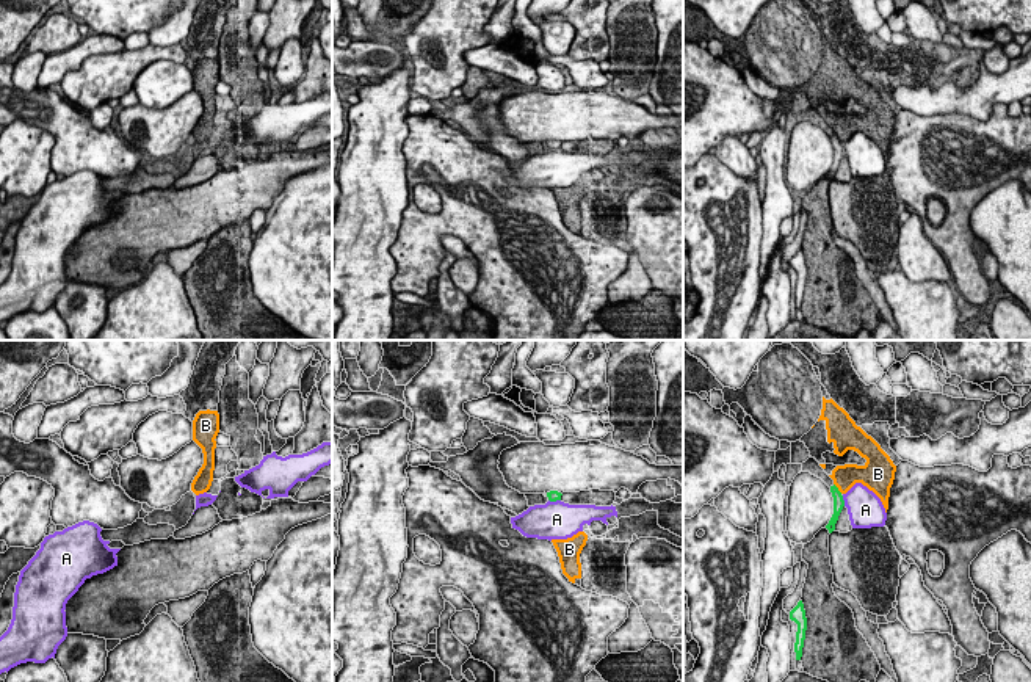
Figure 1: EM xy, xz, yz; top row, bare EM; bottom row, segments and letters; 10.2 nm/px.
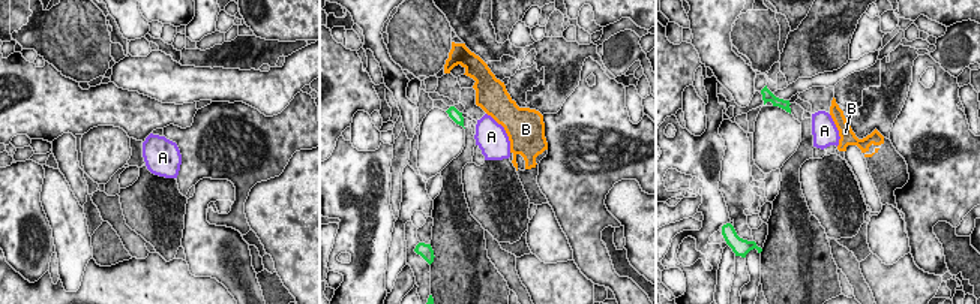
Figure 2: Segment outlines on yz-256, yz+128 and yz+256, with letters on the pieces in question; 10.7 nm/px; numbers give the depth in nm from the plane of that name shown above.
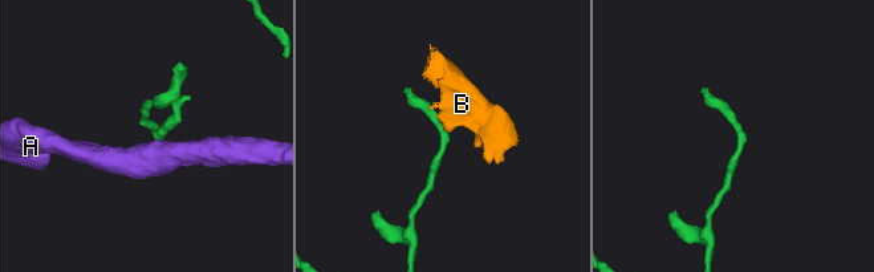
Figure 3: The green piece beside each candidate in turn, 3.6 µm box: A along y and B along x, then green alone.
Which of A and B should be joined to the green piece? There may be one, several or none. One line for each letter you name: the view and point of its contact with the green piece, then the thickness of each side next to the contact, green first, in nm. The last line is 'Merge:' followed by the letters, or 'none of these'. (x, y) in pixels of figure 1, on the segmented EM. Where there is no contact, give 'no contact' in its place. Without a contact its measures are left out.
Merge: none of these

